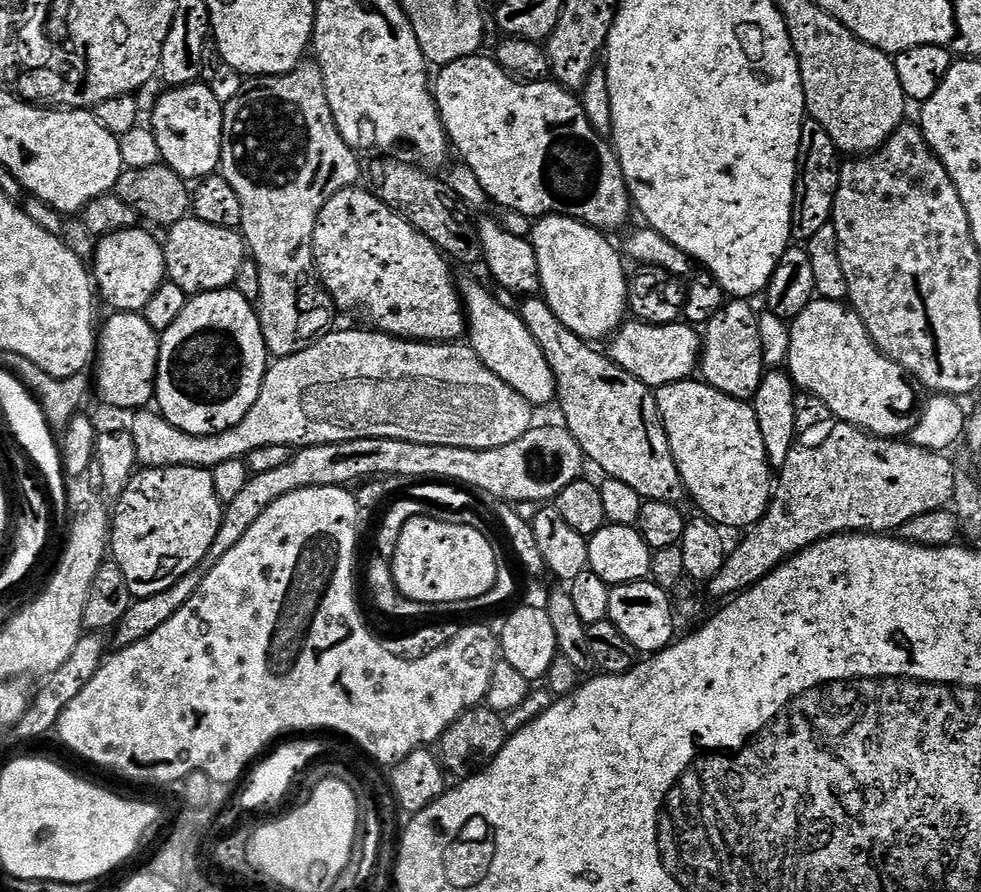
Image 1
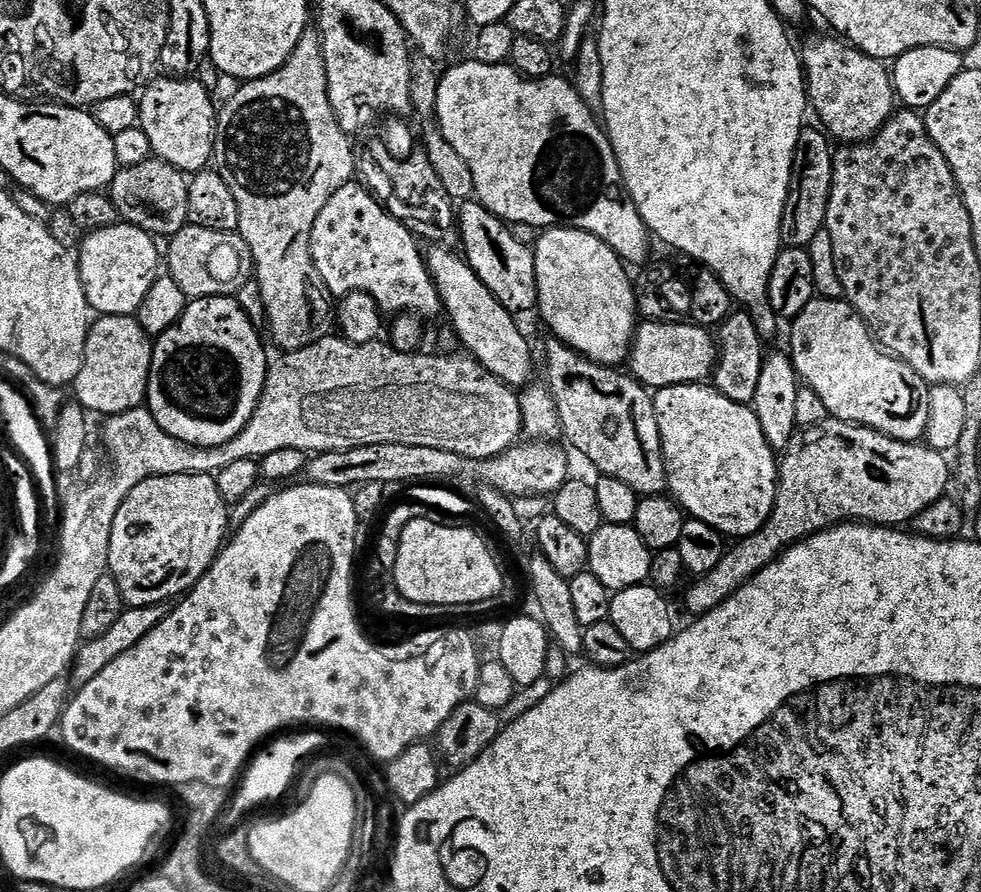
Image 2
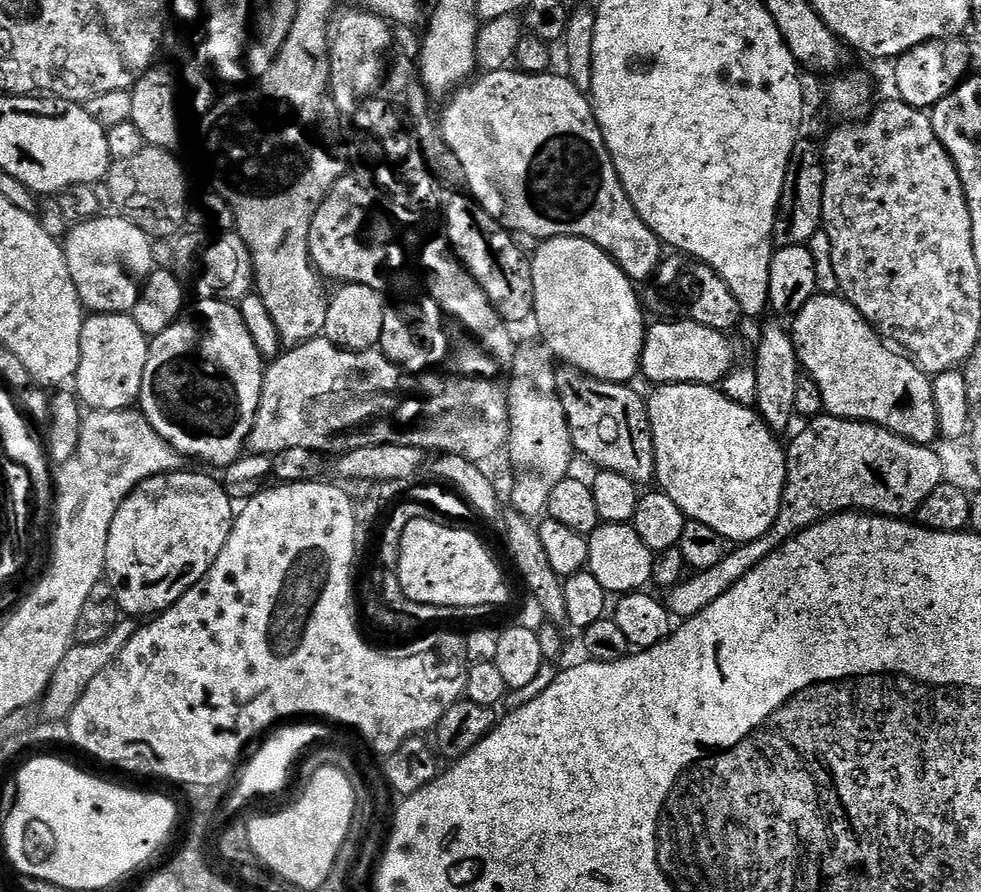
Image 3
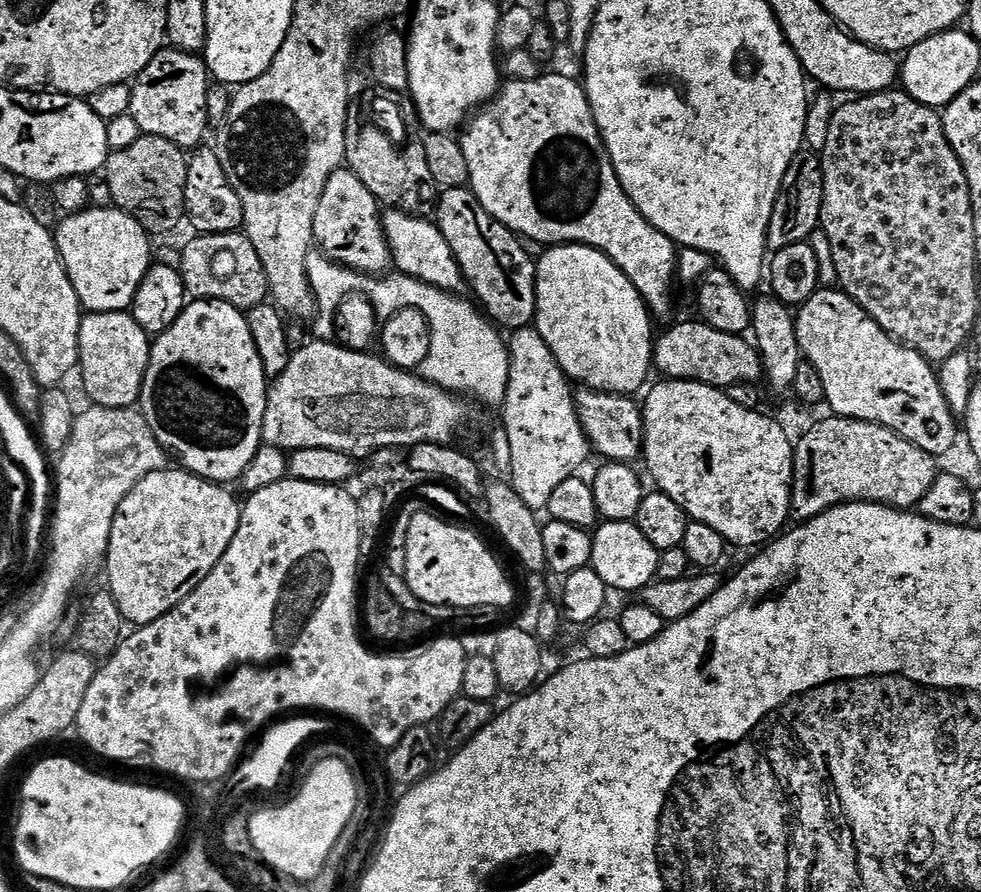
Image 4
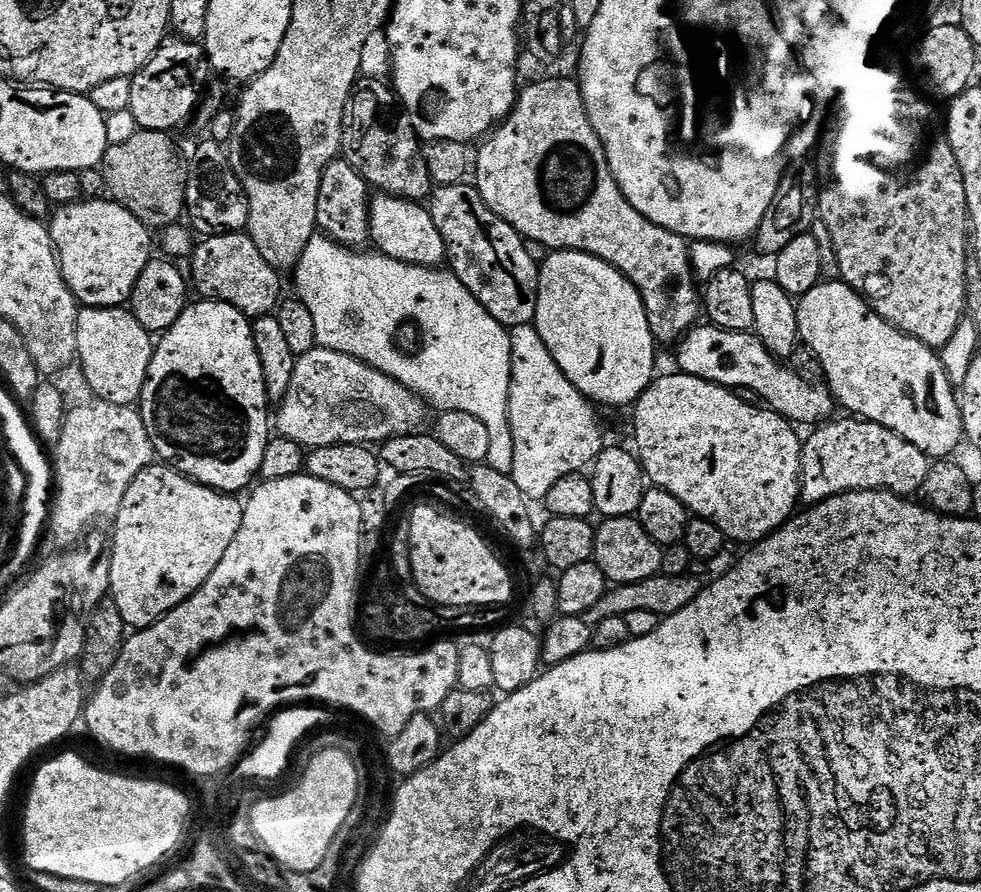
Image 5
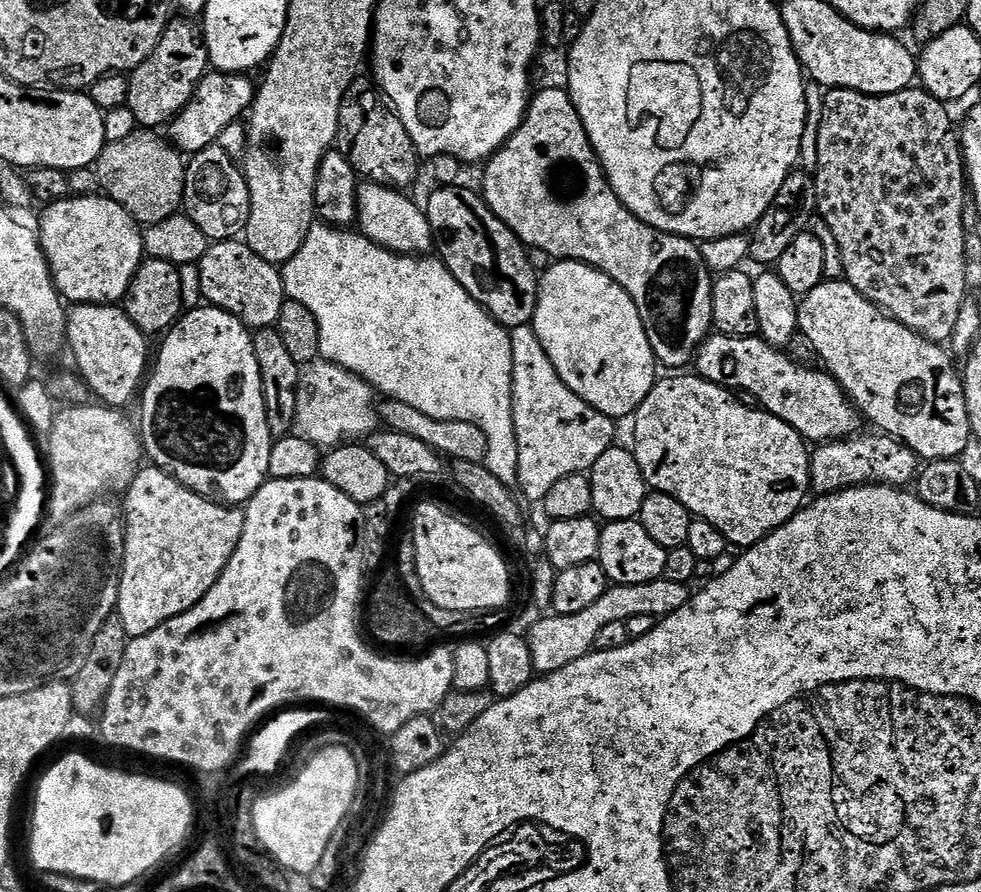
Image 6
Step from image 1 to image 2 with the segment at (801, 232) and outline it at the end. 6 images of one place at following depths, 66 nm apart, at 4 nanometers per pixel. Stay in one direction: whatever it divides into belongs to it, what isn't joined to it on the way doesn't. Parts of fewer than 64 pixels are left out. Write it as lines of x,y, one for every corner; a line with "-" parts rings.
806,126
798,138
792,181
782,218
782,240
789,248
807,248
810,242
814,242
814,234
825,231
826,210
830,206
830,190
834,178
834,148
829,137
819,127
816,128

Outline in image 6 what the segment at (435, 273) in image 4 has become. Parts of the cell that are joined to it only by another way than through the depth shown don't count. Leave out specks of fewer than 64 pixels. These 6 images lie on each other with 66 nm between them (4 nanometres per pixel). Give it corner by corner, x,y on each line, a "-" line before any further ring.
364,182
356,190
356,219
359,231
368,240
373,240
378,246
382,246
391,252
398,252
401,256
419,256
433,251
434,241
432,238
432,227
428,221
427,211
420,208
401,189
391,187
387,184
375,182

